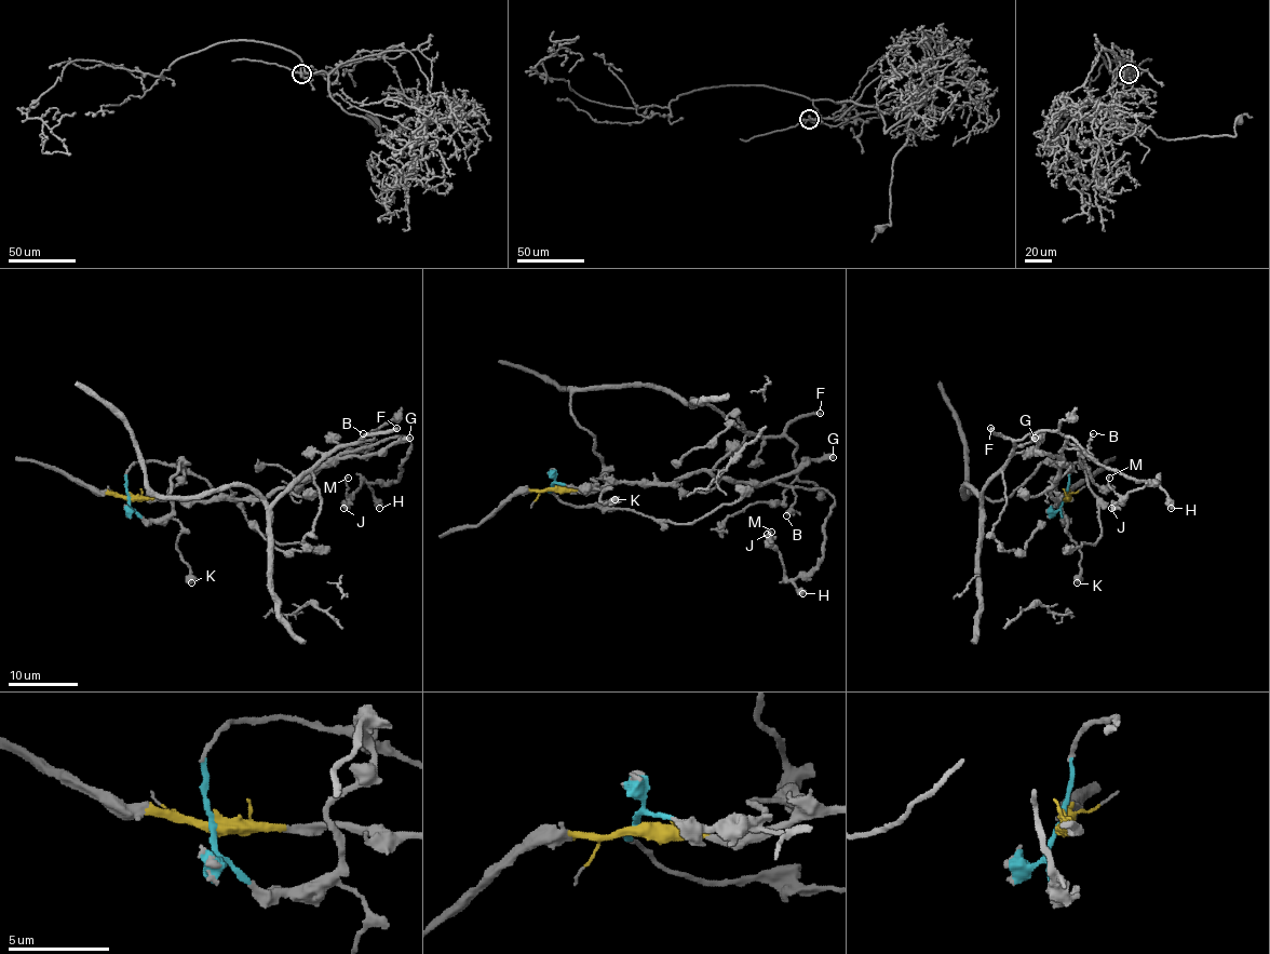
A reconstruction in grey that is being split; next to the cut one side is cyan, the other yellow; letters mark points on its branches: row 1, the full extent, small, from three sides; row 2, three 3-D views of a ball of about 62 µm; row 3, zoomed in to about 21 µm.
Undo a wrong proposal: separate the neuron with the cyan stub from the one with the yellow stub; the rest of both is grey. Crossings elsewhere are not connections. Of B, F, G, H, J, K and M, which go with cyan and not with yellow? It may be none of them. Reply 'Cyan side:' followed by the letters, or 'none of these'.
Cyan side: F, K

